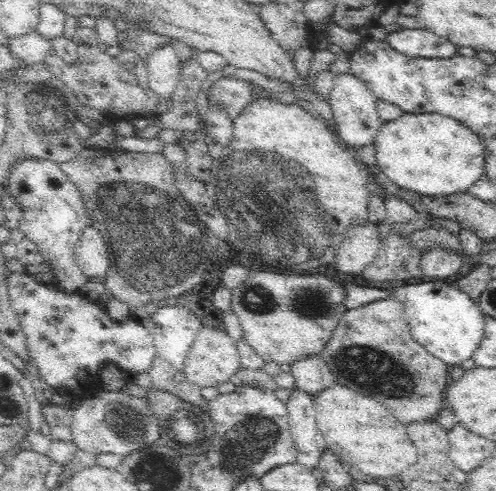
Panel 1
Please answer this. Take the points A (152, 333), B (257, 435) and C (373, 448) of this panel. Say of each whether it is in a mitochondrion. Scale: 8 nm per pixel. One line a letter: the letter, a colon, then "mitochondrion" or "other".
A: other
B: mitochondrion
C: other

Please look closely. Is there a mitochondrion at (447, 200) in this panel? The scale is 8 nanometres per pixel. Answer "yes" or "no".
no

